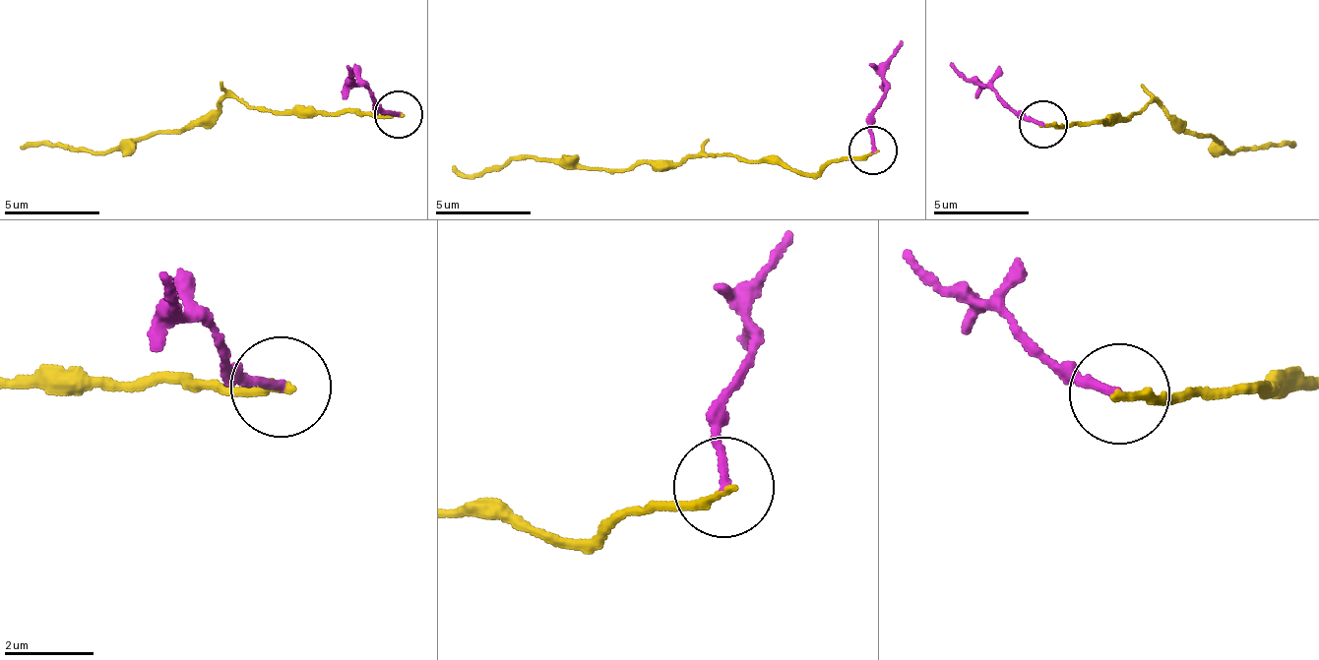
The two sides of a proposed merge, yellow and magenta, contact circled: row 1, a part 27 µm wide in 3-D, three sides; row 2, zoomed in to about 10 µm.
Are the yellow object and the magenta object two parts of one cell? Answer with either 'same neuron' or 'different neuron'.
different neuron

